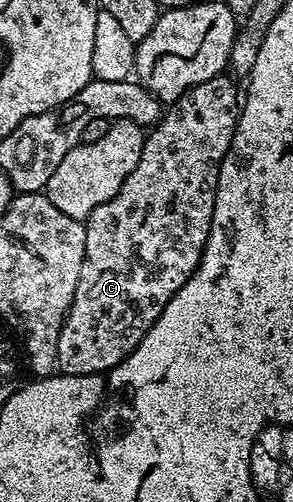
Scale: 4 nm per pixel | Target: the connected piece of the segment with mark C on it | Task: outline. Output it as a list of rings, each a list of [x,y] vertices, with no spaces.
[[[220,74],[170,101],[158,124],[146,133],[141,162],[133,166],[133,174],[125,178],[121,190],[117,190],[109,202],[97,206],[97,210],[87,215],[85,262],[81,266],[81,278],[71,308],[61,326],[61,338],[57,338],[55,363],[62,375],[88,376],[107,372],[120,364],[139,347],[141,338],[145,338],[153,322],[157,322],[169,298],[173,298],[194,274],[209,238],[221,162],[239,123],[241,88],[234,82],[230,75]]]

